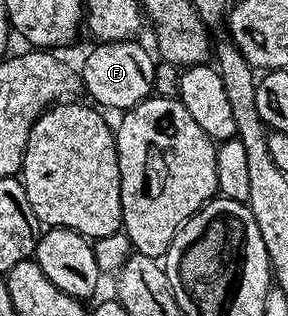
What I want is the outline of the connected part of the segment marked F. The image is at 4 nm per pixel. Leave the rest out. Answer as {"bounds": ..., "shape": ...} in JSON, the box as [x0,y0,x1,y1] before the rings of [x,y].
{"bounds":[79,39,155,110],"shape":[[[136,39],[116,40],[110,44],[98,43],[93,46],[97,48],[91,49],[86,54],[85,61],[82,62],[81,68],[79,67],[79,80],[83,88],[89,91],[90,98],[88,97],[88,99],[94,105],[100,106],[102,109],[121,108],[120,110],[128,110],[149,99],[153,92],[153,65],[155,60],[154,57],[149,57],[149,52],[143,45],[137,43]]]}

